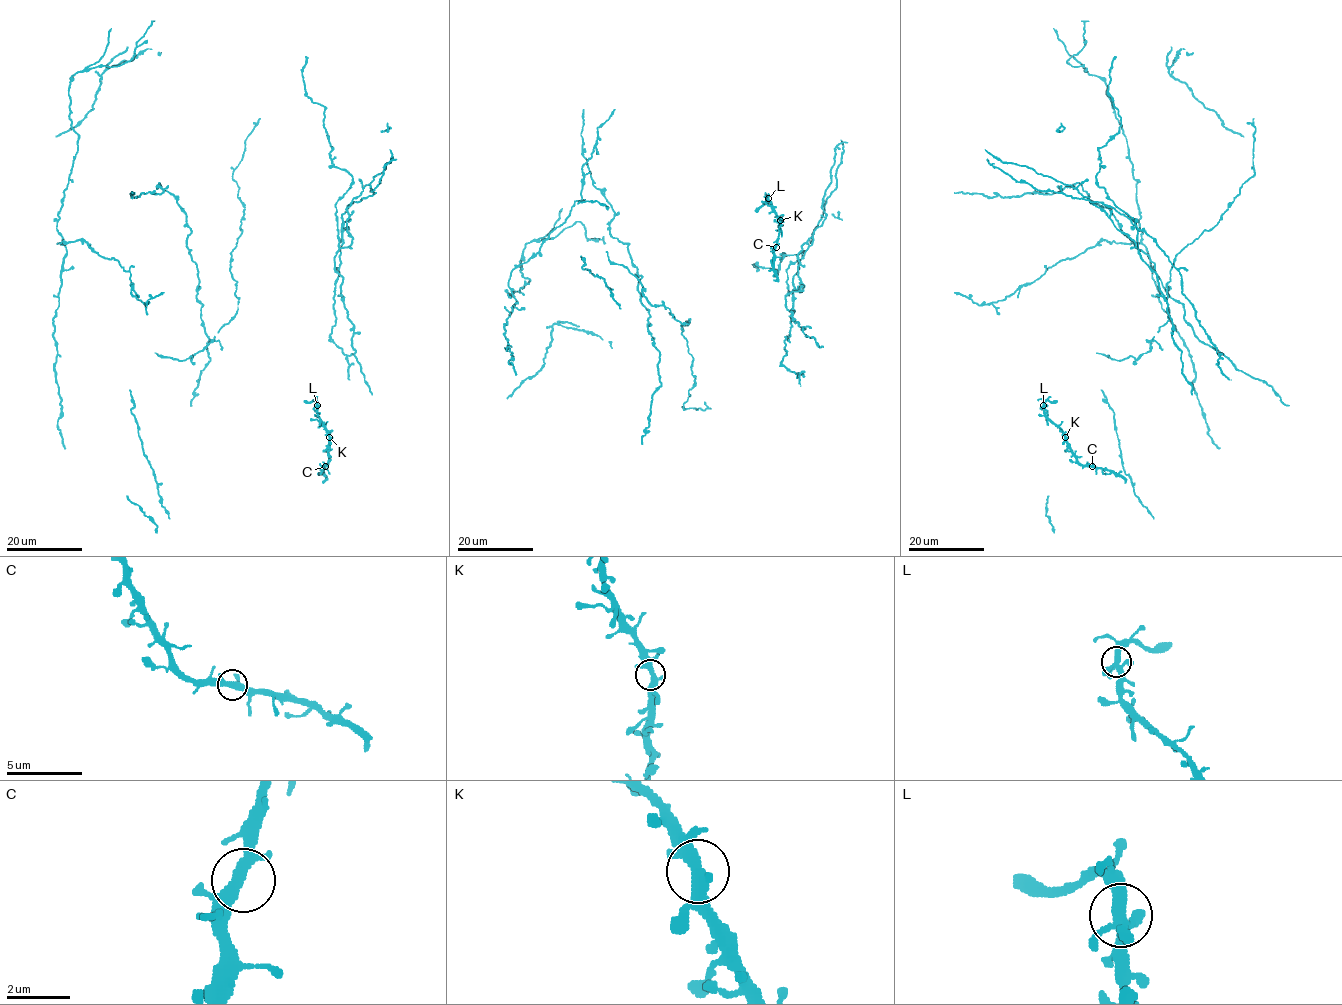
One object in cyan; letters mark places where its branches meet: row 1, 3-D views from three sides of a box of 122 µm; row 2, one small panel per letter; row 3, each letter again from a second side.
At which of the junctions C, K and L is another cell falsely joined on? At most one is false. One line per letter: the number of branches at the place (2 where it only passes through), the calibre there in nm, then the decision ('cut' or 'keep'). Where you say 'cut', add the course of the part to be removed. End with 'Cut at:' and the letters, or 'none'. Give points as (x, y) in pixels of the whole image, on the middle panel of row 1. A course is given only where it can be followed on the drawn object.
C: branches 4; calibre 320 nm; keep
K: branches 4; calibre 340 nm; keep
L: branches 4; calibre 320 nm; keep
Cut at: none

